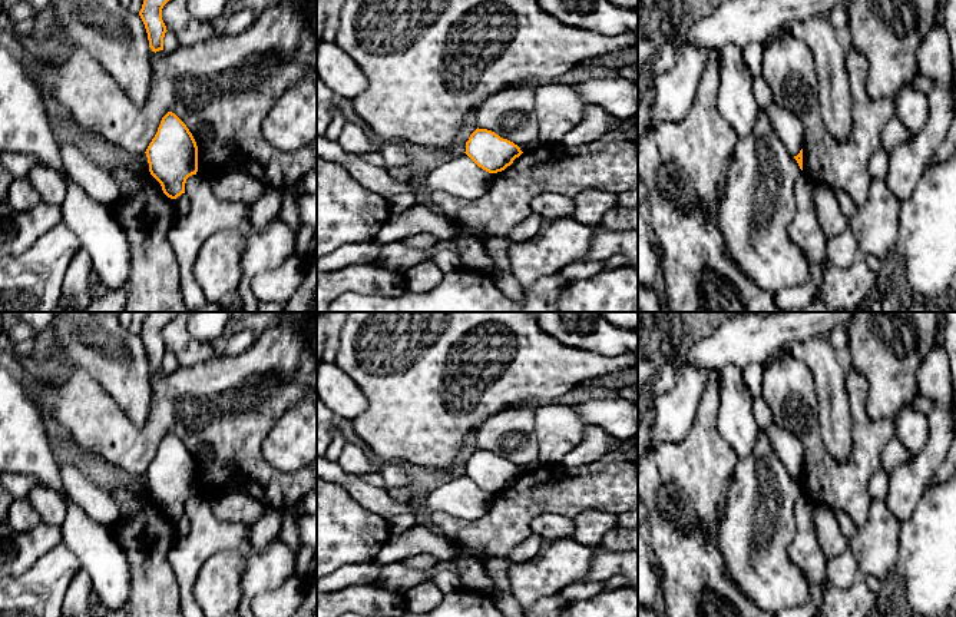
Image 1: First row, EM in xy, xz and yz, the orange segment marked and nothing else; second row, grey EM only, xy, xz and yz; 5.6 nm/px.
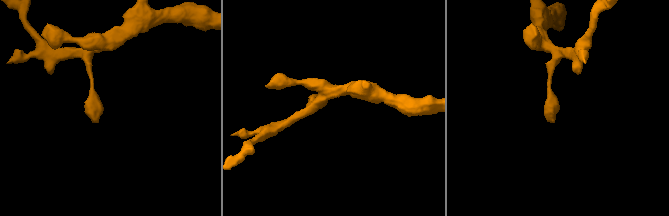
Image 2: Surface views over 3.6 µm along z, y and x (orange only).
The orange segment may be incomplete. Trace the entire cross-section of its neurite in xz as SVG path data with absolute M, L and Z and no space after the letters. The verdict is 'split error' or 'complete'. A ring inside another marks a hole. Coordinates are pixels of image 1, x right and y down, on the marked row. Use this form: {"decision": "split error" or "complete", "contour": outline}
{"decision": "complete", "contour": "M477 127L466 142L464 153L483 170L497 173L510 166L523 152L494 132Z"}

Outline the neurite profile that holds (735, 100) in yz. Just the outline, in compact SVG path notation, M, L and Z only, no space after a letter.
M724 46L717 86L717 109L738 139L747 137L752 132L760 110L752 93L752 77L744 62L742 47Z

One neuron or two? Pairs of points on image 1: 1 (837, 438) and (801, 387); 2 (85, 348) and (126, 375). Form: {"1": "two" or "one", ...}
{"1": "two", "2": "one"}

